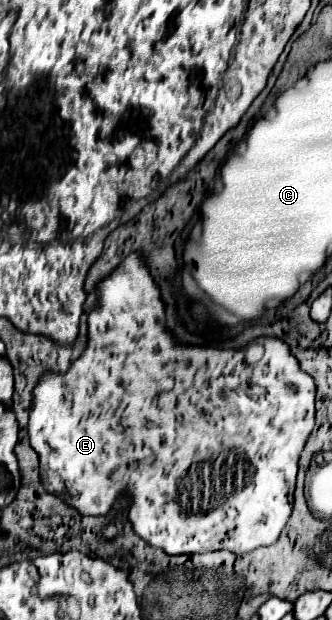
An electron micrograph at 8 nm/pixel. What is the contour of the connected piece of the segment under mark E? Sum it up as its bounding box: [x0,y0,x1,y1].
[28,252,316,556]

